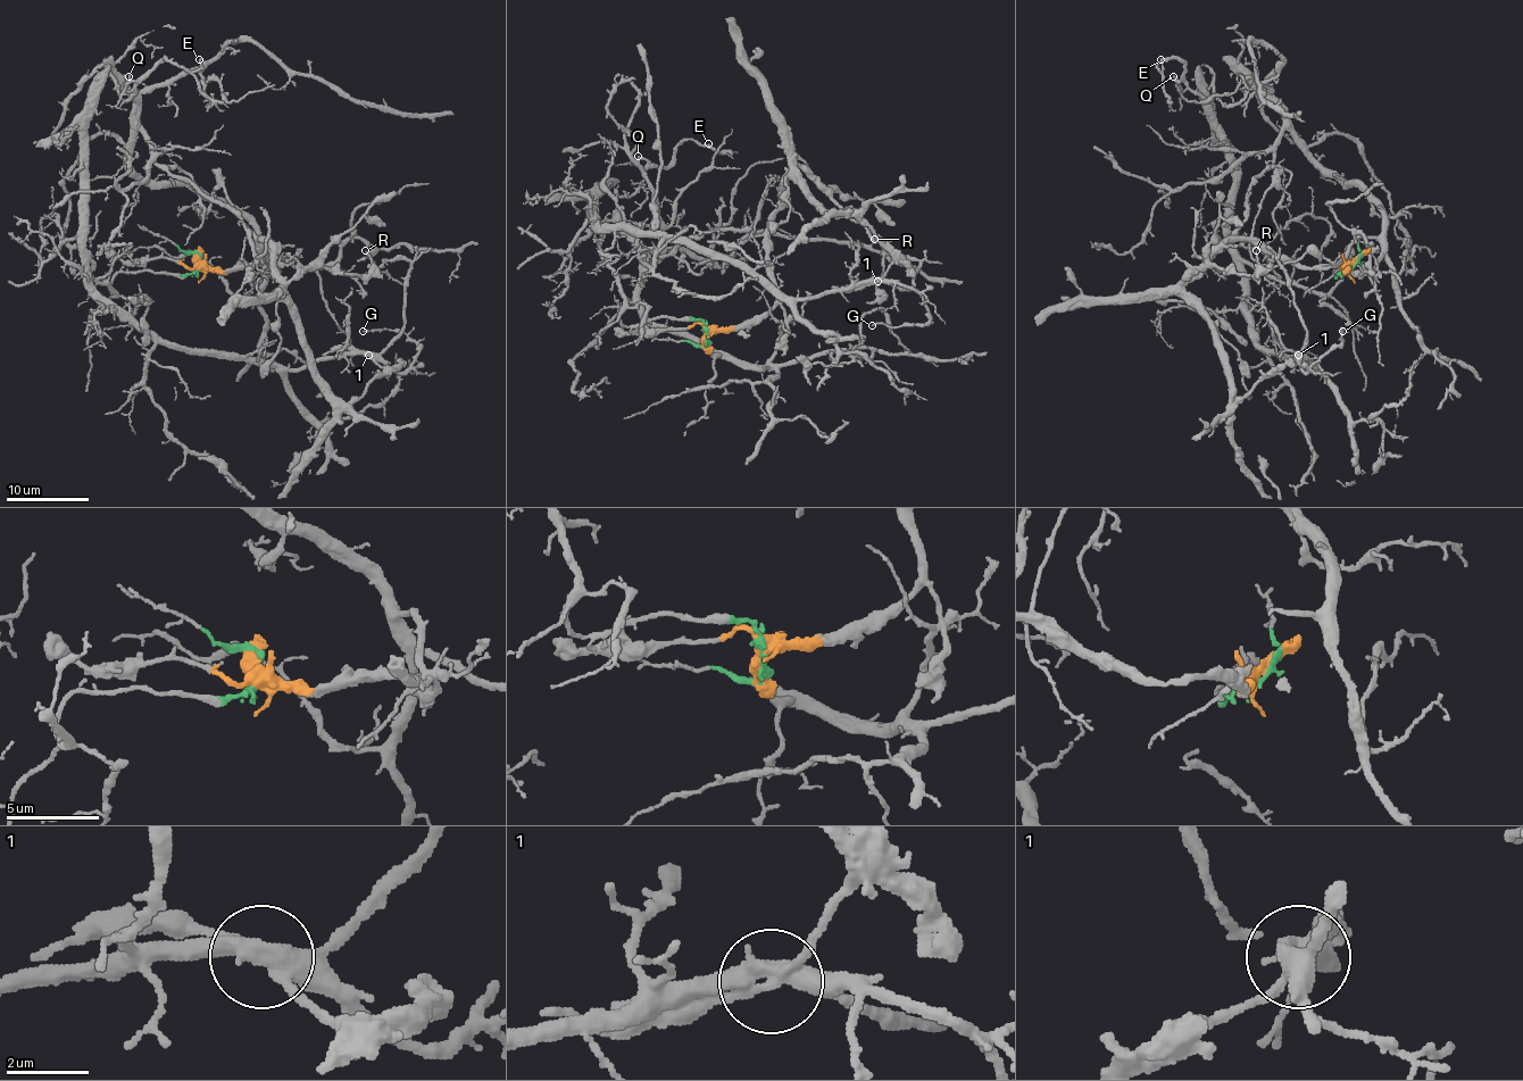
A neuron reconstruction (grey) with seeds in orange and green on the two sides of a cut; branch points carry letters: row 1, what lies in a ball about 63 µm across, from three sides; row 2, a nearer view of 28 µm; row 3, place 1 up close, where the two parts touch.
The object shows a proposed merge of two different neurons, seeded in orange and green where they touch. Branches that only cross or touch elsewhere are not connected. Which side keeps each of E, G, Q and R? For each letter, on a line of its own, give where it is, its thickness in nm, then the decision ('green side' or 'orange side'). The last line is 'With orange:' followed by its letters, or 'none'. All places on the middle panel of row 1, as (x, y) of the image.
E: (708, 143) | 130 nm | green side
G: (872, 325) | 130 nm | green side
Q: (638, 156) | 140 nm | green side
R: (874, 239) | 130 nm | orange side
With orange: R

